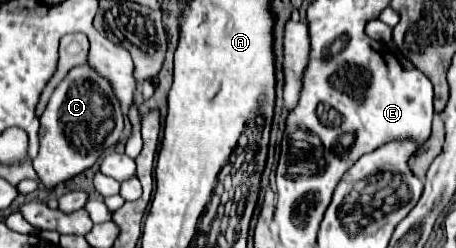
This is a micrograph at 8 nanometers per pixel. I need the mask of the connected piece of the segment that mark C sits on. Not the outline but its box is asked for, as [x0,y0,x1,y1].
[32,66,124,188]

